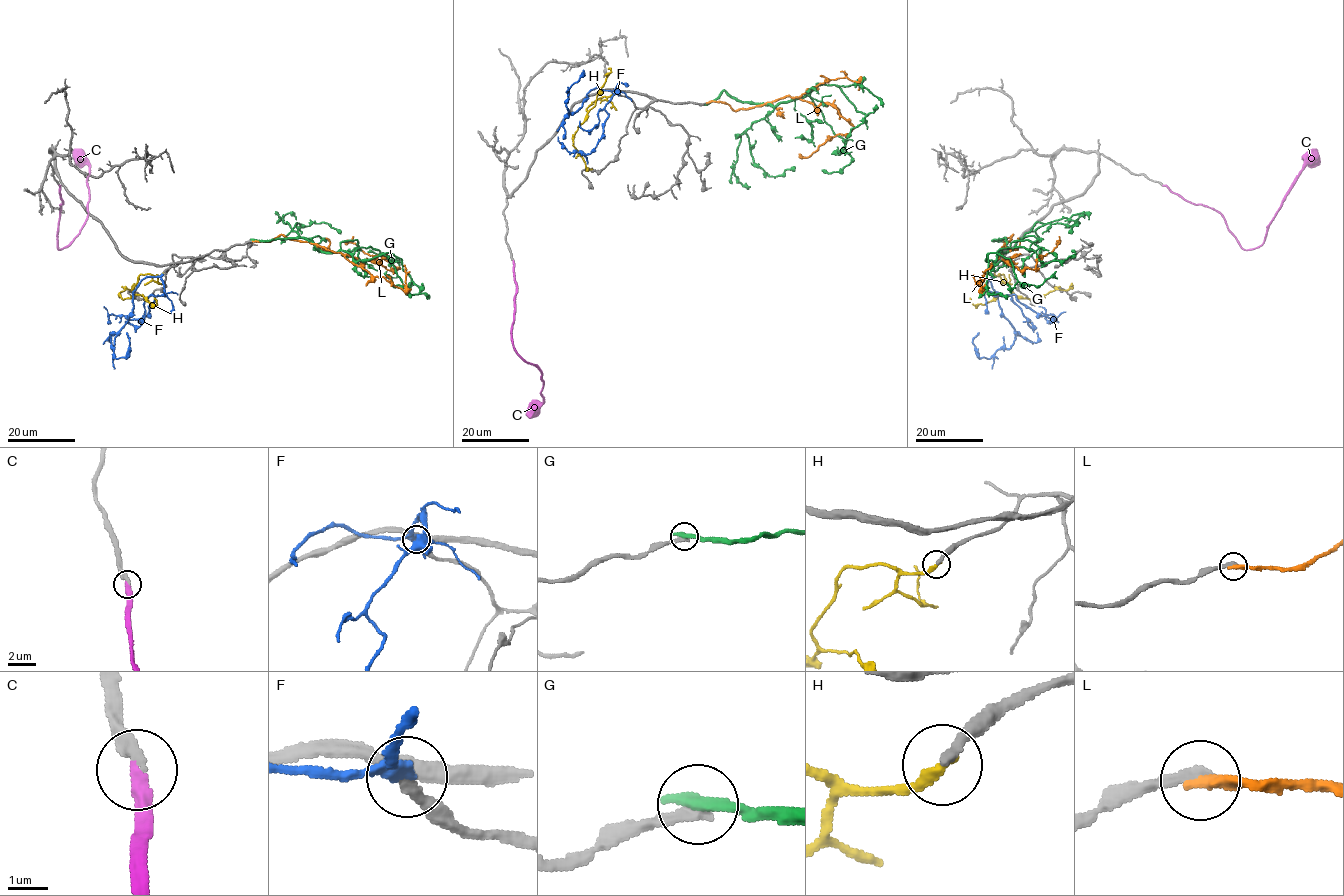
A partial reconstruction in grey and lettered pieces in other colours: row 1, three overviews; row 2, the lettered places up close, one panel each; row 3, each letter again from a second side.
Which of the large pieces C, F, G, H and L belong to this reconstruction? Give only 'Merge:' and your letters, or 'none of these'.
Merge: C, F

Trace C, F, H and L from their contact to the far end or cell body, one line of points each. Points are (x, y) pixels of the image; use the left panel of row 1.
C: (59, 185), (62, 204), (58, 249), (78, 234), (88, 216), (89, 165), (81, 155), (72, 151)
F: (162, 274), (141, 281), (133, 295), (132, 314), (115, 338), (116, 358), (126, 358), (127, 332)
H: (162, 274), (141, 274), (130, 297), (122, 299), (119, 295), (125, 289), (138, 286)
L: (253, 241), (283, 234), (358, 260), (380, 262), (388, 270), (400, 268), (365, 254), (349, 241), (353, 236)

